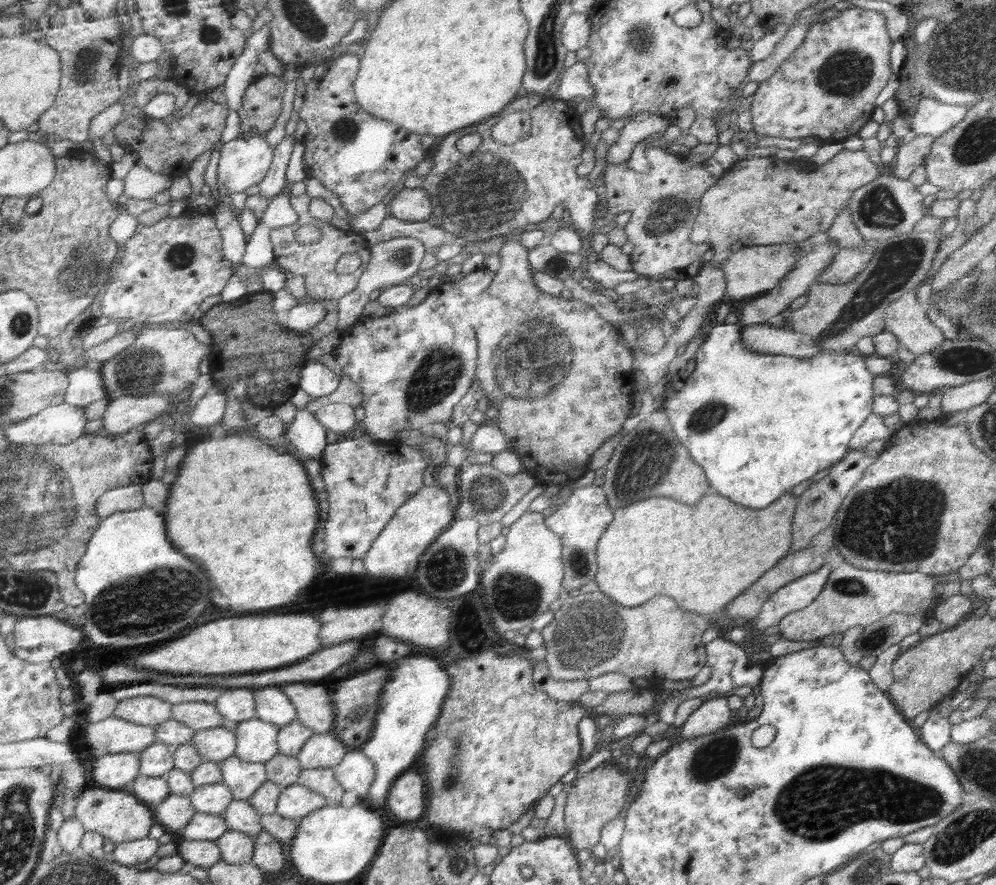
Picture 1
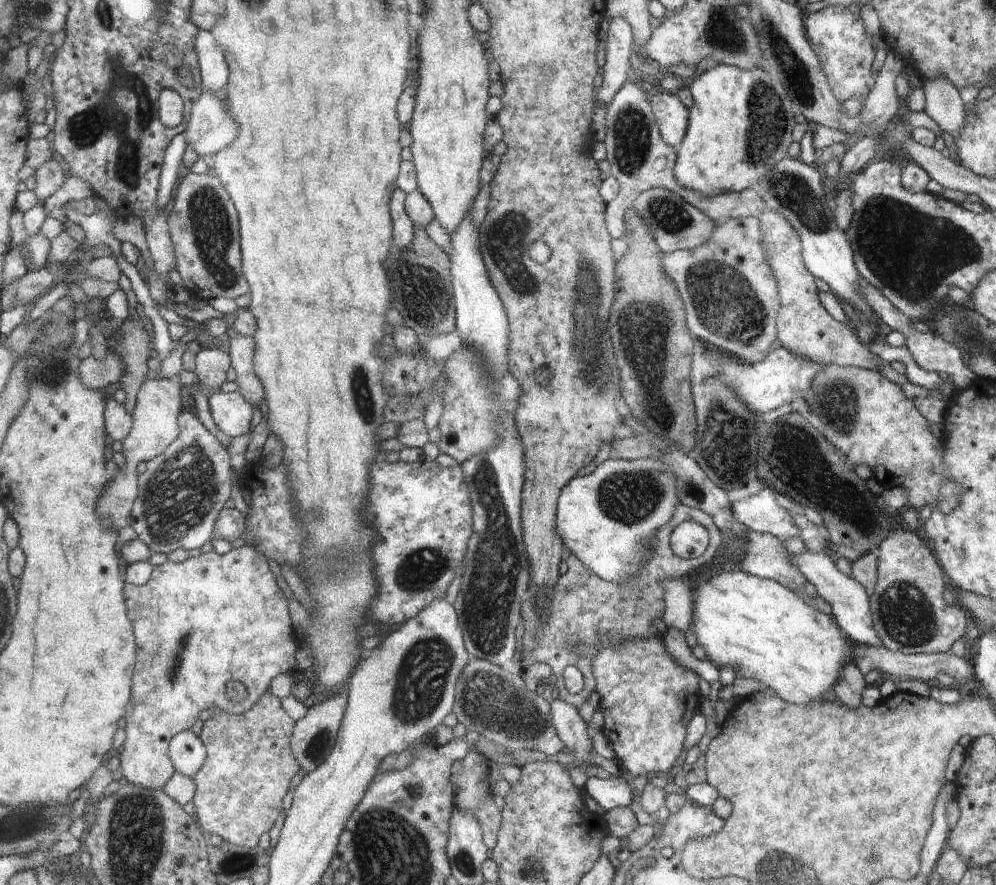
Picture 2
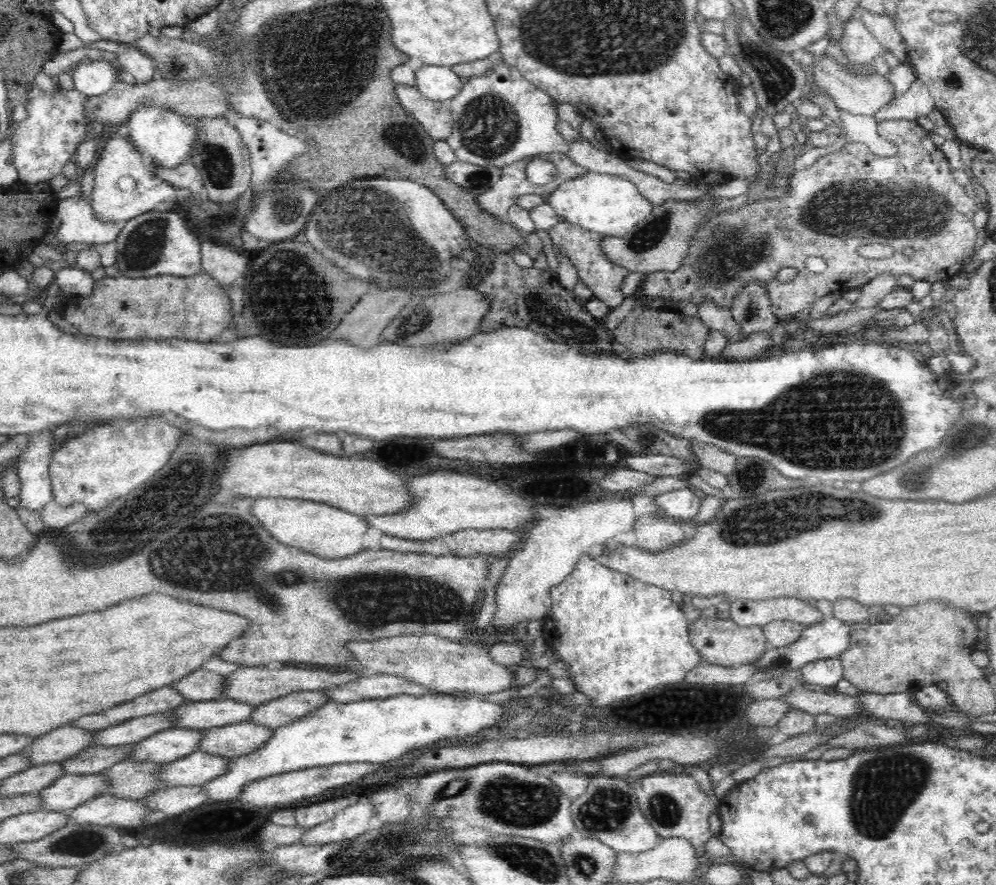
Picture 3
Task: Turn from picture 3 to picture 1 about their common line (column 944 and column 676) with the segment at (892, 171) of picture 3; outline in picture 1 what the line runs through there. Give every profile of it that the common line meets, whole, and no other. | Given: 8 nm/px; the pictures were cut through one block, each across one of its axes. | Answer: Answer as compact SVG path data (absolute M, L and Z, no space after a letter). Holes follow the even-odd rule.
M664 147L646 149L645 157L650 164L650 170L645 173L629 169L627 162L608 164L605 168L608 170L608 186L612 186L612 190L616 186L616 196L624 196L620 200L607 200L607 213L631 212L623 229L628 242L635 246L630 255L632 271L659 280L693 279L706 266L704 252L708 252L713 244L694 244L689 234L697 223L702 196L719 178L708 174L706 161L688 165L688 155L672 155Z

